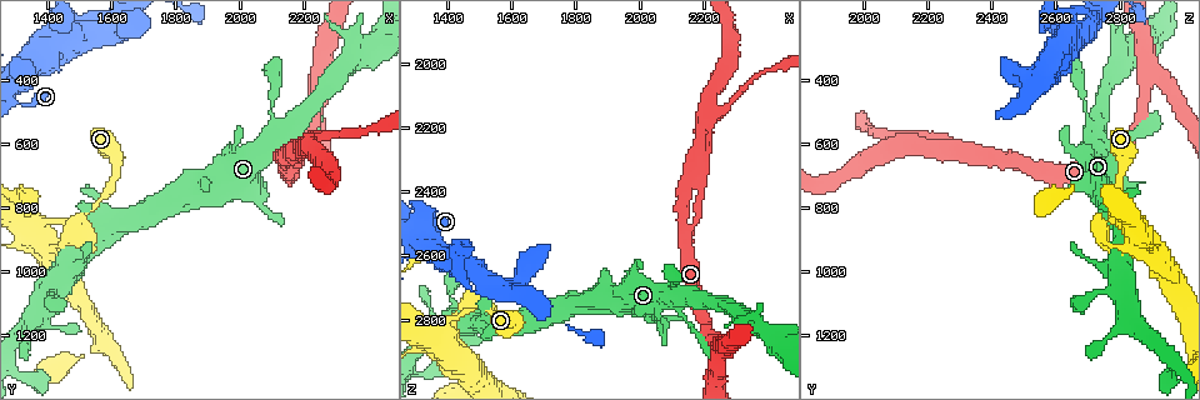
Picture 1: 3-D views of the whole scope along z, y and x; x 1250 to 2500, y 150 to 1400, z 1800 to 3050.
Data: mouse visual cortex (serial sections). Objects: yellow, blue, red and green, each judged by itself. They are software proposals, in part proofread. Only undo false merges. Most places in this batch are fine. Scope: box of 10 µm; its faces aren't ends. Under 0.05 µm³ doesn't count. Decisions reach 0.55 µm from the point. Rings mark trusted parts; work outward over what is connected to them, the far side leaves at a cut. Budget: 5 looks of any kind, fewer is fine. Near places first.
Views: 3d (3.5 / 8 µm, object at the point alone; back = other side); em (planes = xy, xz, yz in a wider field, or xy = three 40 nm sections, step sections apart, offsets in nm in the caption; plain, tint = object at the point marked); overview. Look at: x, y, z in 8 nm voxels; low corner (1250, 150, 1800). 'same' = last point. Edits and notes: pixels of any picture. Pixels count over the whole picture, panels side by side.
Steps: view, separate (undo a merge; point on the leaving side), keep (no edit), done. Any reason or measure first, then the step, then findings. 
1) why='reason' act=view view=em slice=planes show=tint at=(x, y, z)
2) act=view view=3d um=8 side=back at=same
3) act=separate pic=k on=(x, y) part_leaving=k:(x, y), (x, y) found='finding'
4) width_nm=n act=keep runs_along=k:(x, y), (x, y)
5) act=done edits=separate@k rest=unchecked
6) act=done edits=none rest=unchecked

why='arms part here' act=view view=3d um=3.5 at=(2210, 590, 2150)

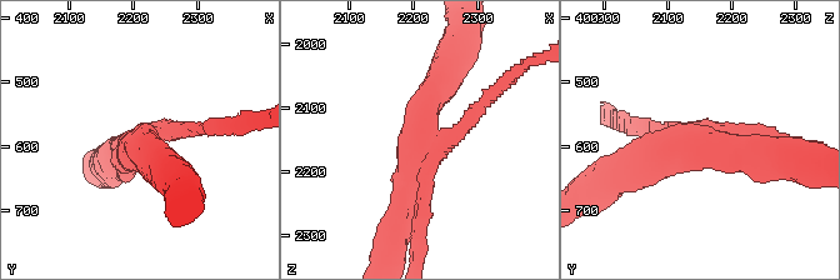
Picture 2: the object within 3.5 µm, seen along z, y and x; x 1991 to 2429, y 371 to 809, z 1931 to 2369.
arms=3 arm_widths_nm=200,300,400 why='need the tissue' act=view view=em slice=xy step=1 show=tint at=(2200, 600, 2150)

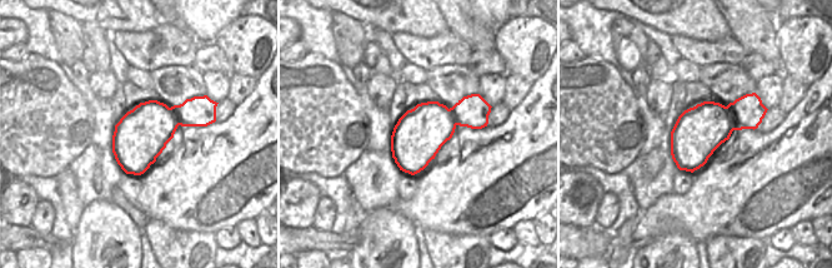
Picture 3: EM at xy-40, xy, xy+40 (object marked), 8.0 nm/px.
act=keep runs_along=2:(399, 218), (410, 144), (444, 74) found='one cell here'

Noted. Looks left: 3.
why='a fork' act=view view=3d um=3.5 at=(1510, 830, 2770)

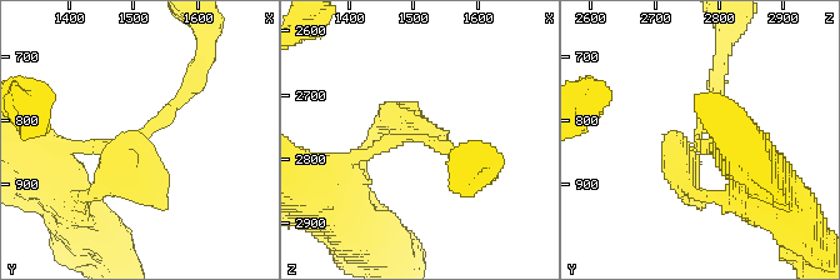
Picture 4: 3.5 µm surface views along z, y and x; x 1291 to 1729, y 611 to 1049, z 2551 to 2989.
why='need the tissue' act=view view=em slice=xy step=3 show=tint at=(1510, 825, 2770)

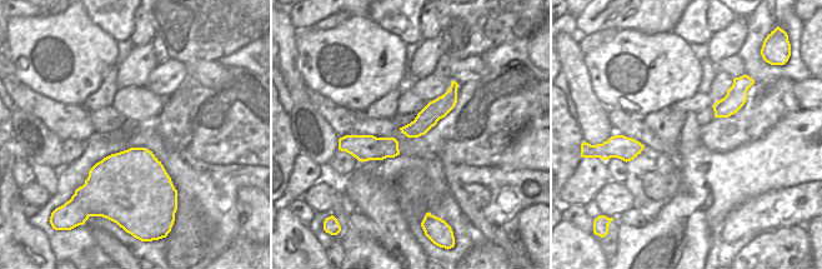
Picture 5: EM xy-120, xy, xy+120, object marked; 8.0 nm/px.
act=keep runs_along=4:(198, 75), (140, 136), (64, 151) found='one cell here'

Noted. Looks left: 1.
act=done edits=none rest=unchecked

